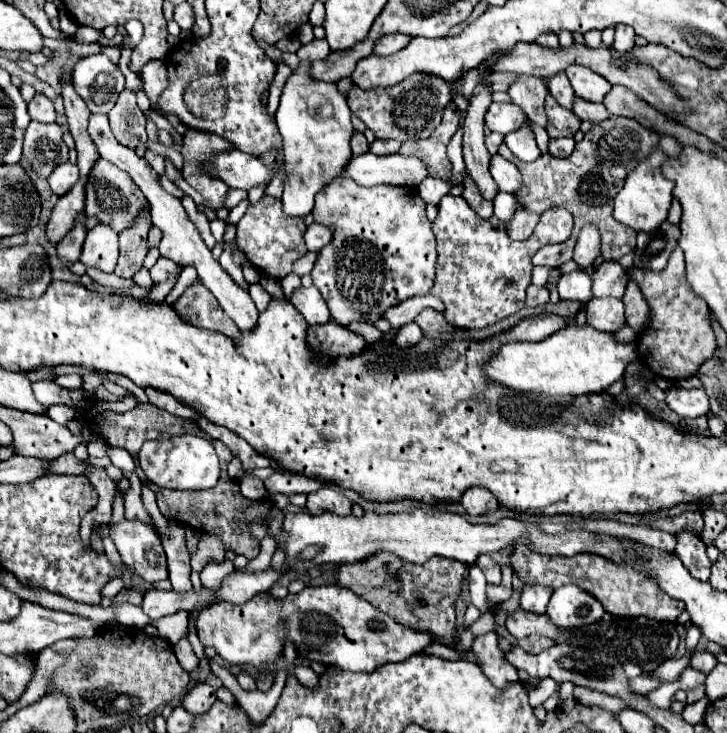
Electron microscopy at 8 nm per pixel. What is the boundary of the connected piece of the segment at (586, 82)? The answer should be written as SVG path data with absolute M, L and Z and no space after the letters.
M572 65L572 67L566 67L564 73L568 75L576 97L580 97L580 99L586 99L592 103L602 103L604 95L612 89L612 85L604 77L600 77L598 73L592 73L588 67Z

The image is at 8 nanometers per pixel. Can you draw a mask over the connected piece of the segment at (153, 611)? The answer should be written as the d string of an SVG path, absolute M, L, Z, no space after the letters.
M152 589L144 595L144 613L150 615L152 621L164 617L164 615L172 615L176 611L192 611L196 605L210 605L212 603L212 593L208 593L206 589L202 589L198 595L194 591L180 595L176 591L160 591L160 589Z

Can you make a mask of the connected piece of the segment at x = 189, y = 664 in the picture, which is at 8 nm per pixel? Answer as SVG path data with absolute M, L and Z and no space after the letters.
M184 637L184 639L180 639L176 645L174 645L174 651L176 651L176 657L178 657L178 663L182 665L182 667L186 667L186 671L188 673L192 673L192 671L196 671L198 669L198 657L194 655L194 651L192 651L192 645L190 645L190 641Z

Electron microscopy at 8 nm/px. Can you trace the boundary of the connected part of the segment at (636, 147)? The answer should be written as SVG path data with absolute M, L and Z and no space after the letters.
M610 117L598 125L594 125L580 143L576 143L574 153L566 159L558 159L552 155L540 155L534 163L524 163L518 161L510 149L502 143L500 145L500 155L508 161L514 161L514 165L520 169L522 173L522 189L516 193L516 215L512 217L512 221L506 223L506 231L512 239L528 239L542 213L552 209L552 207L566 207L572 215L574 215L574 231L572 237L566 239L564 243L556 243L556 245L546 245L540 247L534 255L532 255L532 263L534 265L548 265L548 267L558 267L560 263L572 259L572 251L574 251L574 243L578 239L578 231L584 223L596 223L602 235L602 257L606 261L612 259L620 259L622 255L630 253L636 249L636 231L632 231L630 227L624 227L624 223L616 223L616 219L612 219L612 203L614 197L618 195L620 187L624 185L624 179L628 175L628 171L632 167L636 167L660 141L660 137L642 127L638 121L634 119L626 119L626 117Z

